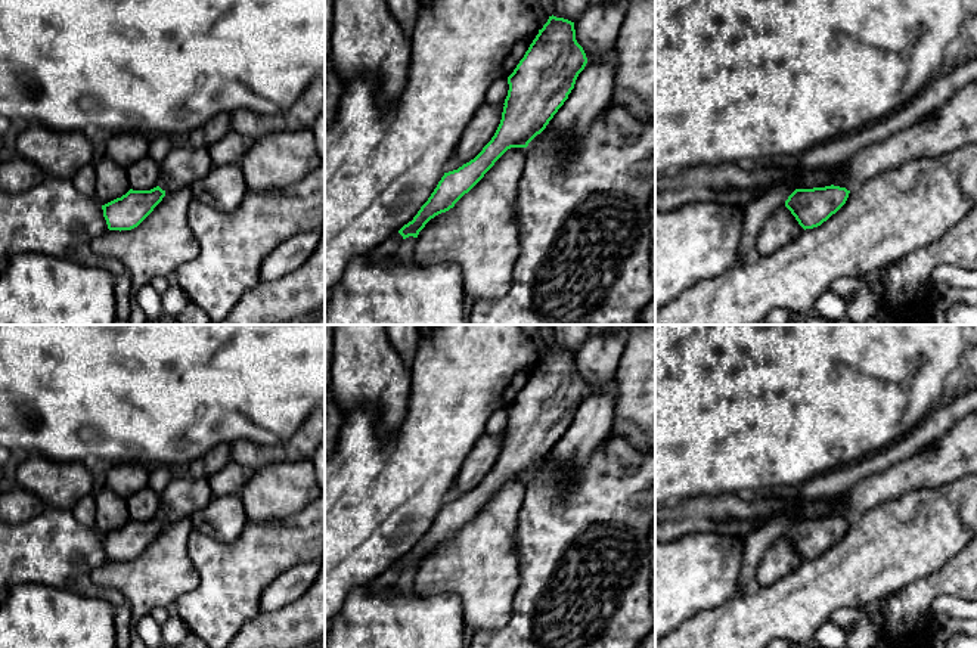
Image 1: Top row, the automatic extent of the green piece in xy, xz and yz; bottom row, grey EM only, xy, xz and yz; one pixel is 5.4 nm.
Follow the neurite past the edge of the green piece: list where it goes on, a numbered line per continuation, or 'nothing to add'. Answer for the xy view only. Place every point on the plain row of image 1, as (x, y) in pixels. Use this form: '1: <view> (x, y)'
1: xy (163, 573)

